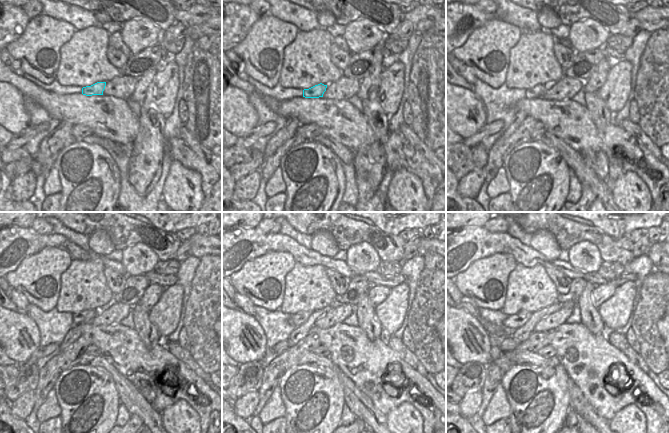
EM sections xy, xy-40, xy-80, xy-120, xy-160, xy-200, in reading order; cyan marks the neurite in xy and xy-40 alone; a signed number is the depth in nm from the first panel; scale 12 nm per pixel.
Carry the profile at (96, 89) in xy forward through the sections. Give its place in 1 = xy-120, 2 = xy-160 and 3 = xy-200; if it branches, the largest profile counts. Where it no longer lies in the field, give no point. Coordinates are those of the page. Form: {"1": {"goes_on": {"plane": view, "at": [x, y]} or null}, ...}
{"1": {"goes_on": {"plane": "xy-120", "at": [85, 316]}}, "2": {"goes_on": {"plane": "xy-160", "at": [301, 317]}}, "3": {"goes_on": {"plane": "xy-200", "at": [515, 321]}}}

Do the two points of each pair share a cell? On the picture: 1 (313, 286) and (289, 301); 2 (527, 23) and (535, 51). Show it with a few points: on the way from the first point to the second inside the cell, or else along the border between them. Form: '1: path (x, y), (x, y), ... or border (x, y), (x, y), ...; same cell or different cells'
1: path (307, 288), (295, 299); same cell
2: border (541, 28), (533, 32), (522, 32); different cells

